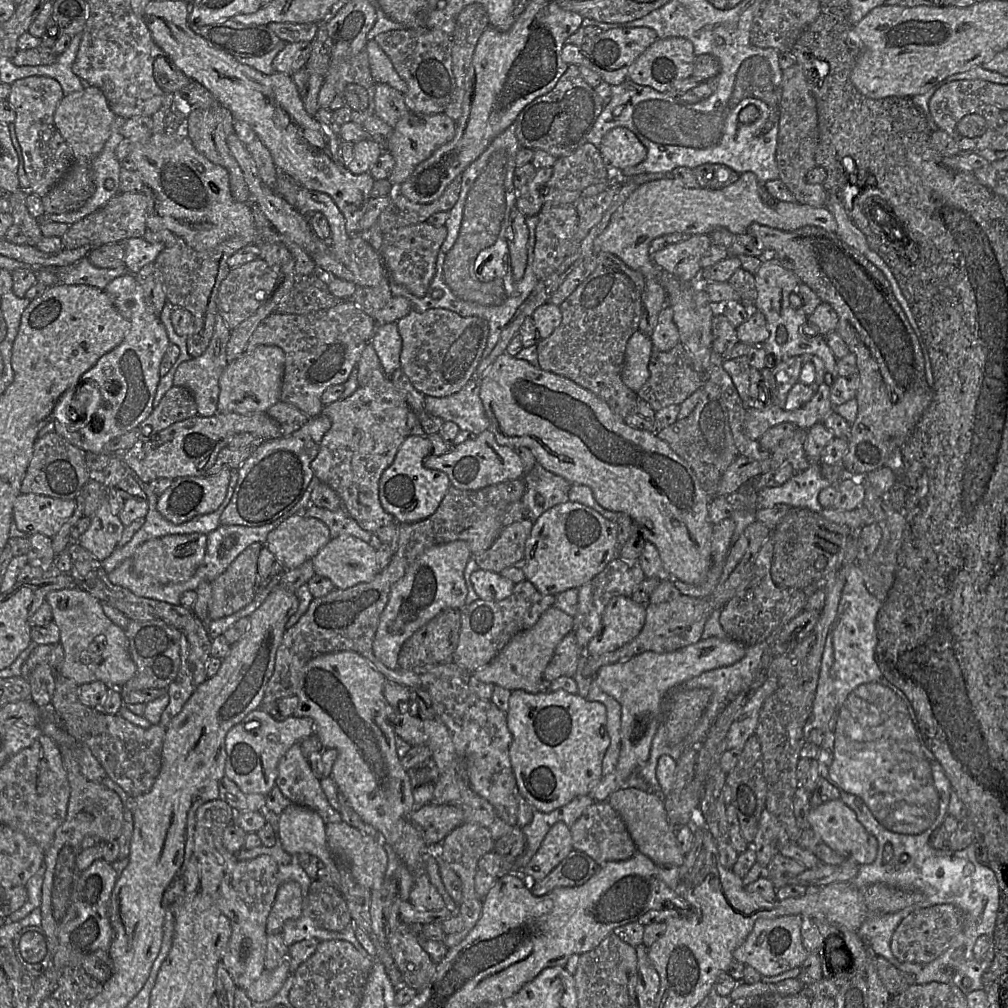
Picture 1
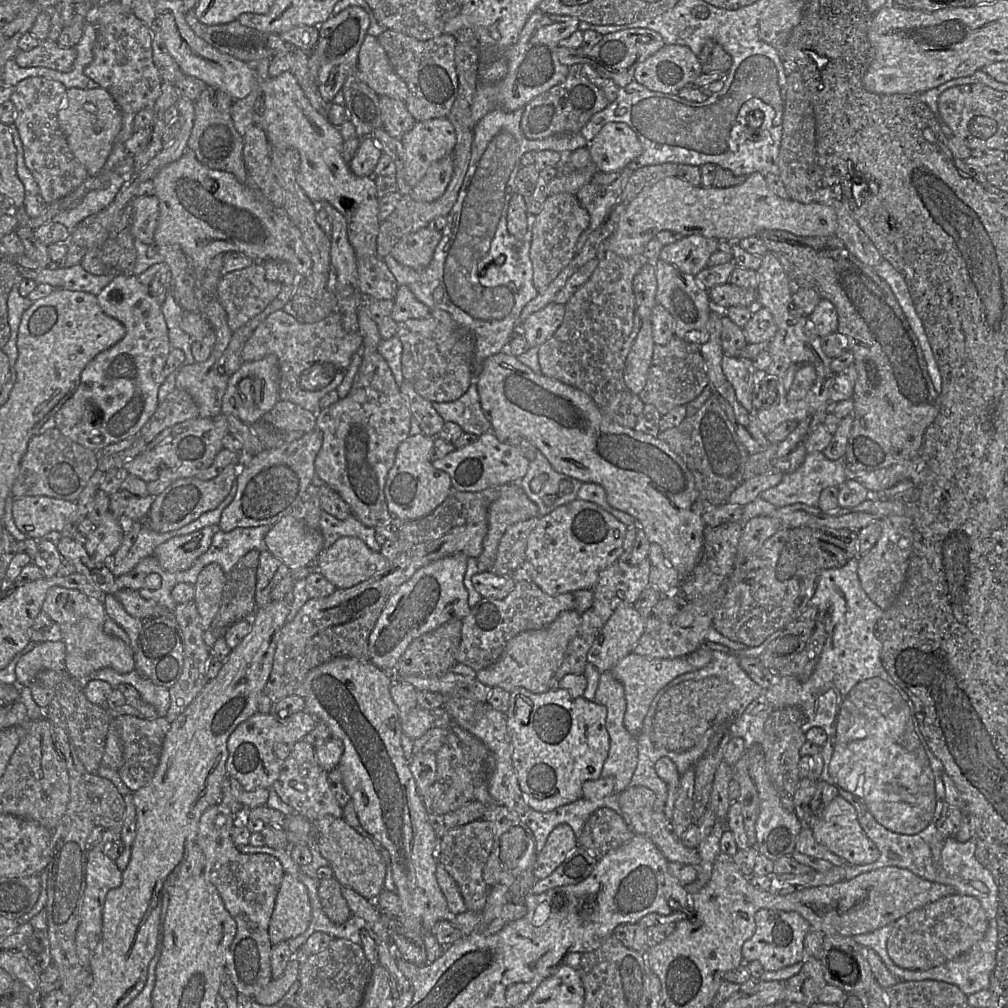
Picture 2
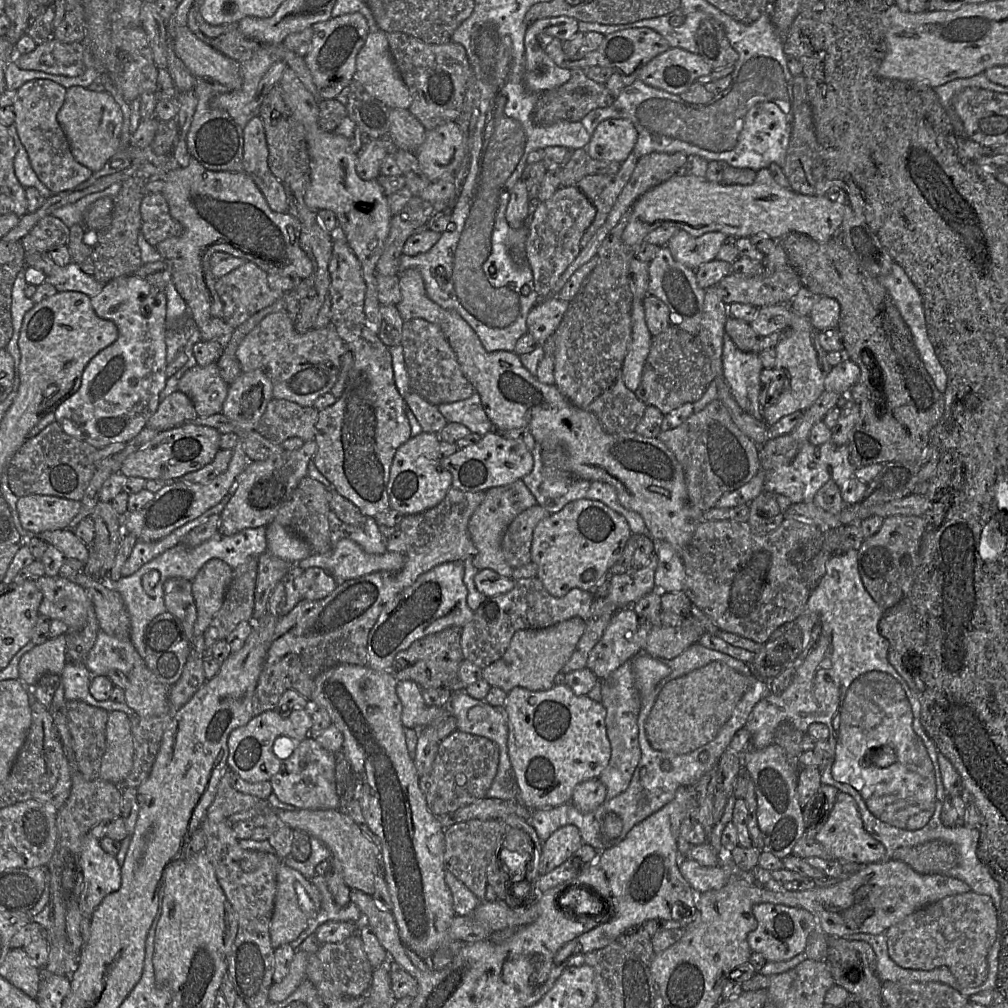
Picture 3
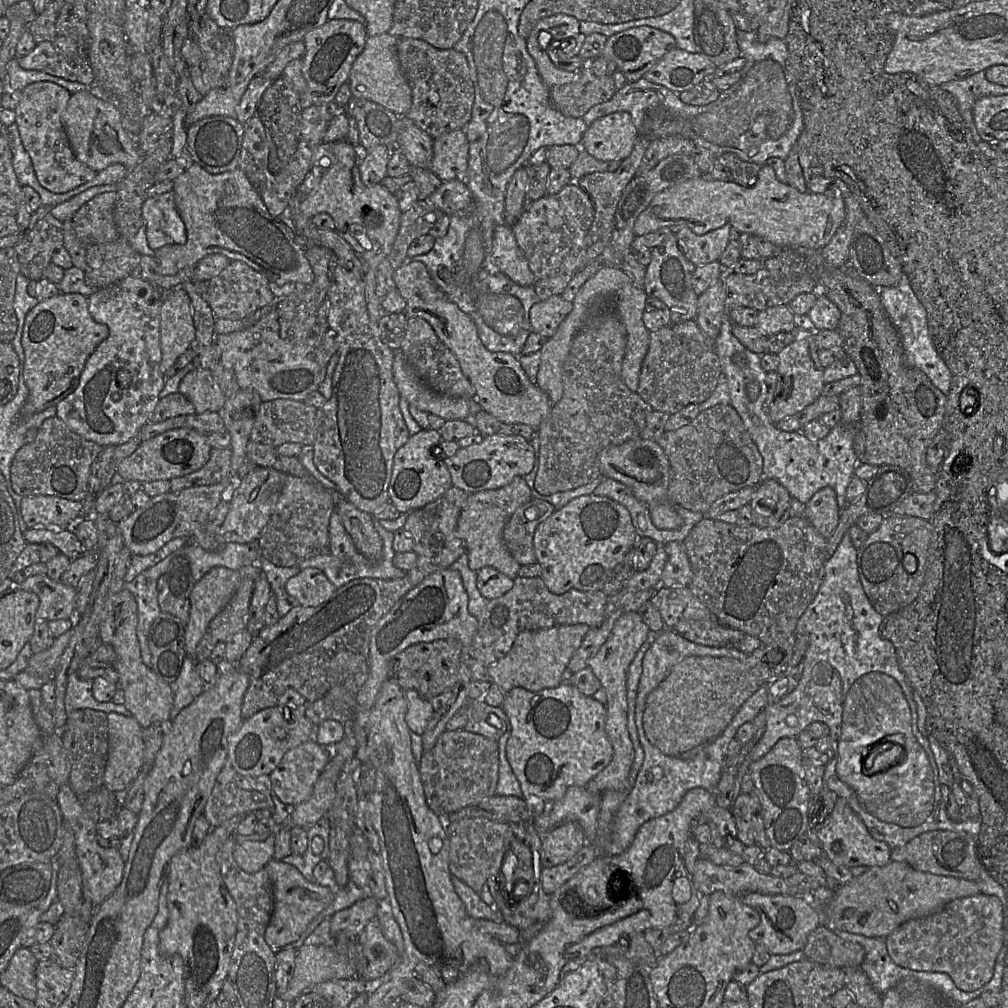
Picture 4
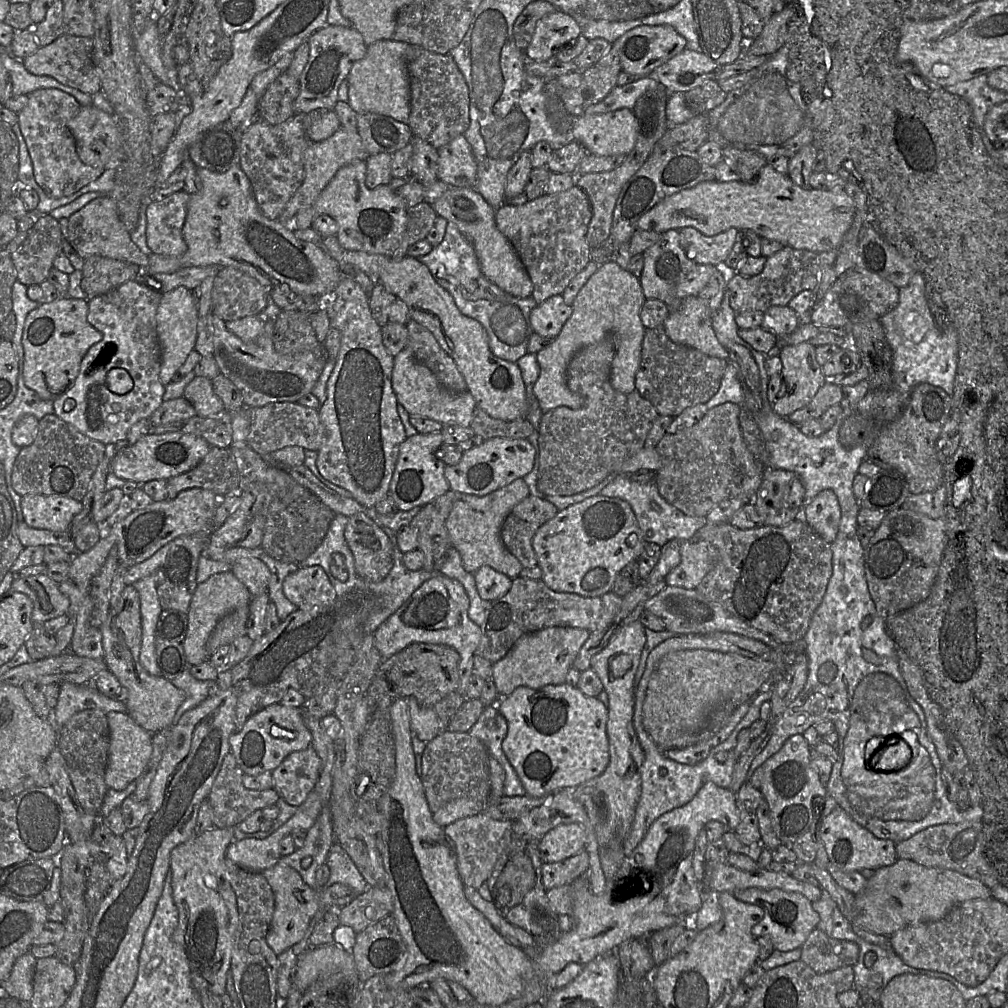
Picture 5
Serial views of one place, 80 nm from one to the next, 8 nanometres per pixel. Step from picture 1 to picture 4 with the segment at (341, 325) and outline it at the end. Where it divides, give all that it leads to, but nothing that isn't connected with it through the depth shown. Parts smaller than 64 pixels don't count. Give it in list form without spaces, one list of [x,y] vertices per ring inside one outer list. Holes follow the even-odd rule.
[[[273,310],[242,331],[216,335],[221,363],[234,373],[240,389],[257,392],[263,402],[276,399],[304,401],[324,380],[327,365],[337,353],[338,345],[331,331],[312,335],[300,343],[283,340],[279,332],[278,315]]]

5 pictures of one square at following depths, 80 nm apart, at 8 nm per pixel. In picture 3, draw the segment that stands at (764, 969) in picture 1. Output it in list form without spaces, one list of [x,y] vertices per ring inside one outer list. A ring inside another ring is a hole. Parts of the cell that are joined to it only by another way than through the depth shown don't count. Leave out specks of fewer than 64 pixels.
[[[761,903],[753,906],[757,928],[747,936],[752,952],[760,953],[767,962],[790,960],[804,952],[809,935],[818,929],[815,916],[809,911],[782,904]]]

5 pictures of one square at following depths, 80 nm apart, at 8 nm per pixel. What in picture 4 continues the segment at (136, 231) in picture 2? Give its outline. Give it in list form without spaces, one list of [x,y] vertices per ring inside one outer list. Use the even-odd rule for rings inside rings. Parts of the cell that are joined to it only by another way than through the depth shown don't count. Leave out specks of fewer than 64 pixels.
[[[172,191],[148,196],[142,205],[142,216],[146,224],[148,245],[152,250],[186,243],[185,224],[176,208]]]

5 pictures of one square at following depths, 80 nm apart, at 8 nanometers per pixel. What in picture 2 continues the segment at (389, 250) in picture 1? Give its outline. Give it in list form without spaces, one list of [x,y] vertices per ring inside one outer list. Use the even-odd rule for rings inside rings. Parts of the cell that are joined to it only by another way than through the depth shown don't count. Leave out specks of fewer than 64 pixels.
[[[428,226],[404,235],[393,247],[390,255],[400,264],[422,270],[432,261],[442,232]]]

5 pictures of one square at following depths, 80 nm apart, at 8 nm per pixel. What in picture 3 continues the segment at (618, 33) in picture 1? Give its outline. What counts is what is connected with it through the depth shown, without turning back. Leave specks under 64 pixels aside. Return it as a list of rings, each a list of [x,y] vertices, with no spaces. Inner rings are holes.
[[[628,28],[605,35],[599,47],[588,53],[577,52],[574,55],[568,55],[563,51],[558,39],[553,39],[550,45],[544,46],[546,53],[560,68],[569,70],[590,66],[611,68],[614,73],[619,74],[625,86],[638,79],[639,72],[645,64],[669,48],[667,40],[650,28]]]

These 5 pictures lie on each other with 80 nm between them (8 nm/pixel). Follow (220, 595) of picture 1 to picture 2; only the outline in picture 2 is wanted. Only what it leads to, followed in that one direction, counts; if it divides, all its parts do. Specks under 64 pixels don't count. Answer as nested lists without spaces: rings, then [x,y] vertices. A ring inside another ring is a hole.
[[[258,550],[247,552],[226,574],[219,610],[213,618],[208,634],[222,636],[221,632],[242,619],[250,619],[256,611],[256,574]]]

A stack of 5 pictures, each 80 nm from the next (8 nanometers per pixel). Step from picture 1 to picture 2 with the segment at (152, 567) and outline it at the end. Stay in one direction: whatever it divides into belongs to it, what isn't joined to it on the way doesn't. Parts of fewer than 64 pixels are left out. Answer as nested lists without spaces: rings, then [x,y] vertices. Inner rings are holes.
[[[207,526],[186,535],[173,537],[156,547],[152,556],[166,571],[185,571],[209,548],[215,531],[215,526]]]

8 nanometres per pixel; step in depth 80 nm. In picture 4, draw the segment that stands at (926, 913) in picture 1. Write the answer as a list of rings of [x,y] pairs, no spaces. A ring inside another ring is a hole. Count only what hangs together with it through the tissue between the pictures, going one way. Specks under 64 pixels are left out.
[[[983,893],[955,899],[939,912],[905,922],[886,941],[889,955],[897,965],[916,971],[947,973],[961,990],[975,991],[992,979],[1004,943],[1003,904],[995,895]]]

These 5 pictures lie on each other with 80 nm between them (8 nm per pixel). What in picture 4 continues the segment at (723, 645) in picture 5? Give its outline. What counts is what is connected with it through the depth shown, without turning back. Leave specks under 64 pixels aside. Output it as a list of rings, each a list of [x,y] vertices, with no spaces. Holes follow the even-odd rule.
[[[665,629],[660,632],[643,659],[642,674],[636,700],[636,727],[642,727],[642,729],[644,729],[643,717],[647,697],[667,677],[673,666],[688,656],[721,657],[721,655],[738,660],[745,660],[748,657],[748,654],[736,649],[733,645],[725,645],[720,647],[704,646],[685,639],[682,635],[672,629]]]

